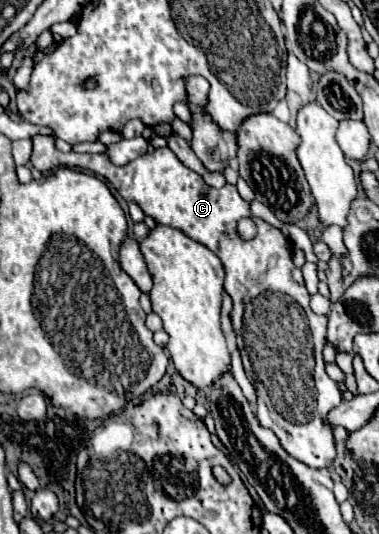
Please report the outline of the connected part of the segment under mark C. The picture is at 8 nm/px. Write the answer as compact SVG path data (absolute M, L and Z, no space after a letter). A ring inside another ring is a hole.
M34 136L34 150L32 150L32 166L38 172L48 172L56 166L70 166L70 168L84 168L94 174L104 176L126 202L136 202L146 216L152 216L158 224L172 226L182 230L192 240L210 248L224 264L226 282L224 288L234 300L232 324L238 338L238 348L242 354L244 370L252 386L256 388L256 418L262 428L270 428L278 438L282 448L294 456L296 460L304 462L310 468L330 468L336 458L334 434L332 424L326 420L330 408L342 402L342 392L338 384L328 378L322 360L322 346L326 338L326 316L318 316L310 310L310 294L304 286L292 280L292 244L290 240L274 226L264 222L262 218L254 218L258 234L254 240L242 240L236 234L236 224L240 218L250 216L250 204L240 198L234 184L224 184L224 188L208 188L202 178L186 168L170 148L156 148L152 154L142 154L136 160L128 162L126 166L114 166L104 154L74 154L74 152L60 152L54 146L54 136Z

